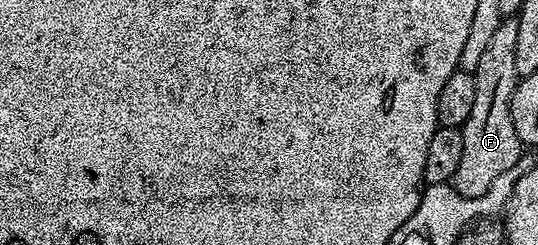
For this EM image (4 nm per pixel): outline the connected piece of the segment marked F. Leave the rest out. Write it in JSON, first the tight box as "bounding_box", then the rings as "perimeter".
{"bounding_box":[450,19,522,198],"perimeter":[[[501,19],[498,30],[490,37],[486,51],[478,62],[476,89],[474,90],[474,110],[466,118],[463,126],[462,162],[450,181],[453,188],[463,197],[474,198],[486,194],[494,186],[498,174],[517,167],[521,162],[522,145],[514,130],[512,117],[512,95],[518,83],[516,70],[516,51],[518,50],[518,19]]]}

